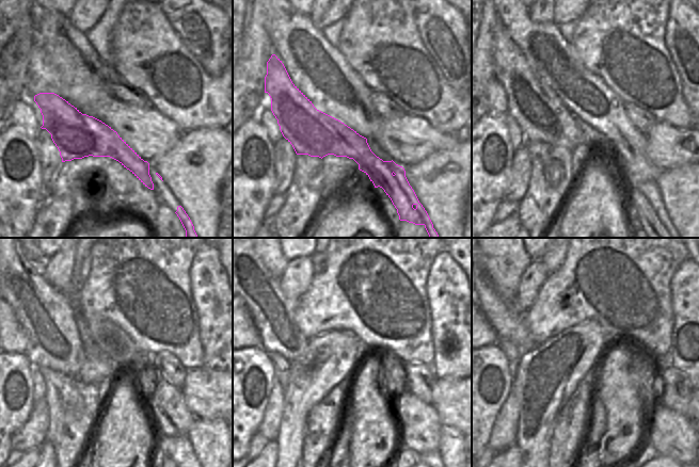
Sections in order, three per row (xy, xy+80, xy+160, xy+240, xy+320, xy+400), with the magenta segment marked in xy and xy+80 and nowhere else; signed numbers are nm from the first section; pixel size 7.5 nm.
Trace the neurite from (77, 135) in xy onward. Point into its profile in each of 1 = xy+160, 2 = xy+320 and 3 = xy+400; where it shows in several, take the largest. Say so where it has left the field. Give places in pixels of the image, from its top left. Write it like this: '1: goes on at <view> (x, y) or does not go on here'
1: goes on at xy+160 (536, 108)
2: goes on at xy+320 (272, 312)
3: goes on at xy+400 (507, 318)

